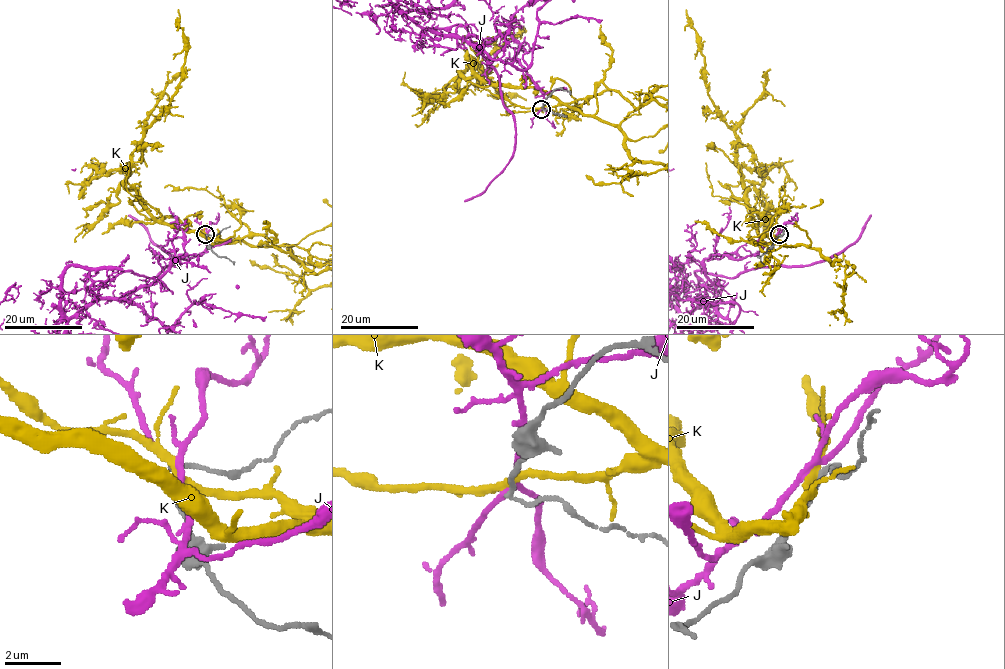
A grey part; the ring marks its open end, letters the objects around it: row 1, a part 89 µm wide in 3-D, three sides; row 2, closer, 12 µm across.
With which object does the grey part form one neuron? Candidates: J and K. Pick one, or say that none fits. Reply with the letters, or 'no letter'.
no letter

